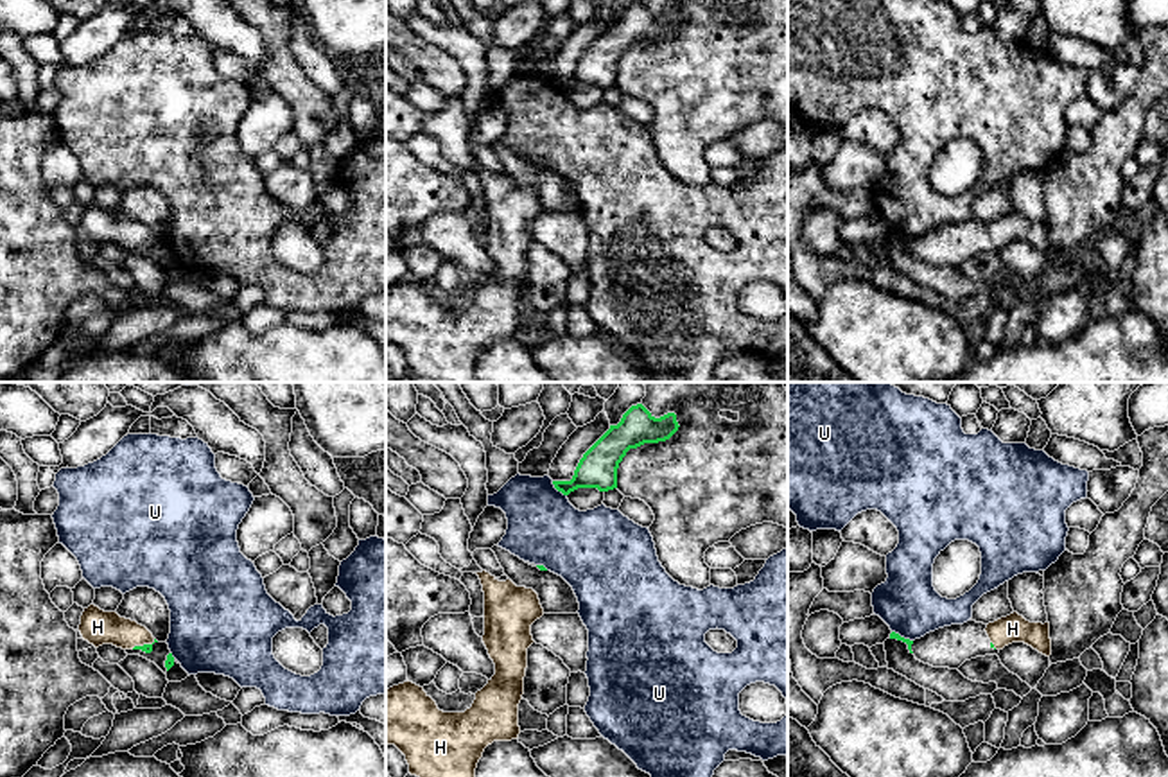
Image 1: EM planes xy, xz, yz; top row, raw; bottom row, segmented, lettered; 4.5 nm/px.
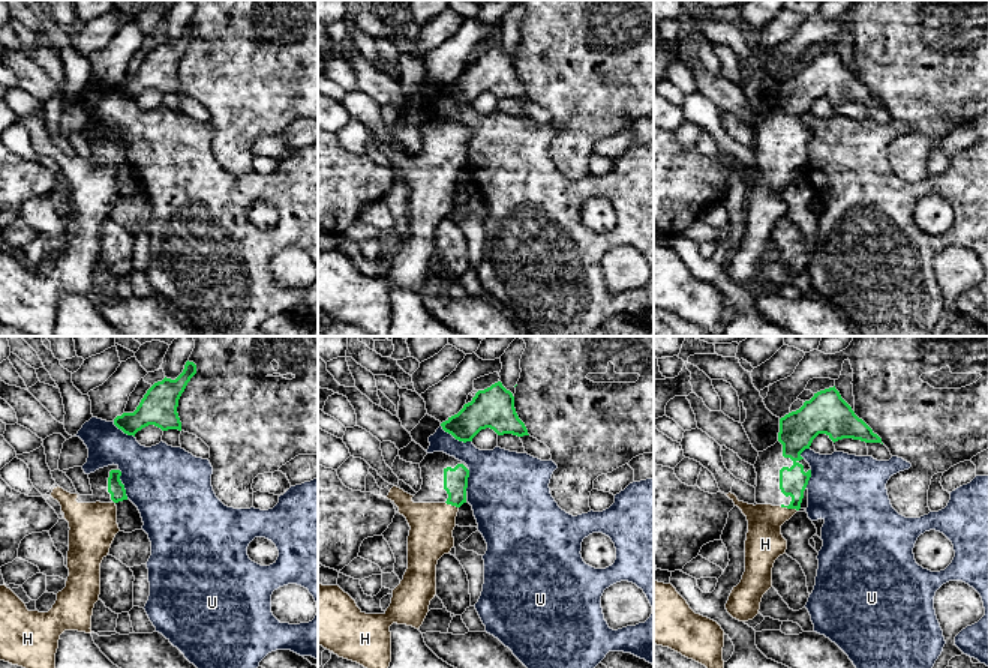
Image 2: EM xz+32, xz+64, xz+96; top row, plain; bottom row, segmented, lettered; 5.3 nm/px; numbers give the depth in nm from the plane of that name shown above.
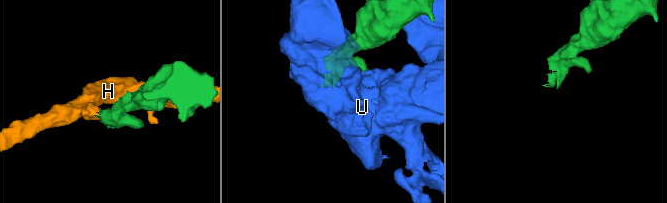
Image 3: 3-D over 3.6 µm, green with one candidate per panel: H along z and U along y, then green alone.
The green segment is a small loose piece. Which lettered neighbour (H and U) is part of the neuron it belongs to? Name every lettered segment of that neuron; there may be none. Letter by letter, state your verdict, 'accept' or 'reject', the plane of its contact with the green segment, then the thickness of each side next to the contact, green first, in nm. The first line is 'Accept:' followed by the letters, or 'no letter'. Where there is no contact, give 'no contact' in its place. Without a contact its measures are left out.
Accept: H
H: accept; meets green in xy; 50 nm thick on the green side, 160 nm on the other
U: reject; meets green in xz; 180 nm thick on the green side, 320 nm on the other

